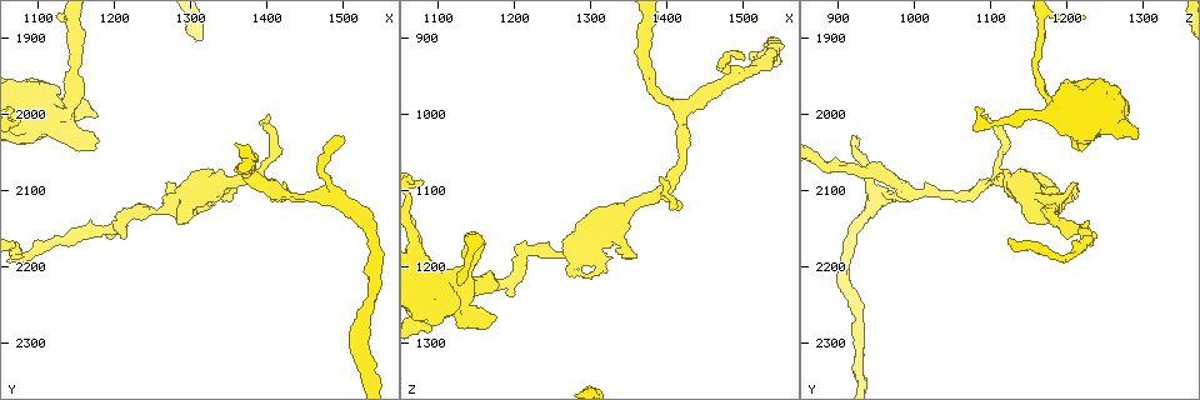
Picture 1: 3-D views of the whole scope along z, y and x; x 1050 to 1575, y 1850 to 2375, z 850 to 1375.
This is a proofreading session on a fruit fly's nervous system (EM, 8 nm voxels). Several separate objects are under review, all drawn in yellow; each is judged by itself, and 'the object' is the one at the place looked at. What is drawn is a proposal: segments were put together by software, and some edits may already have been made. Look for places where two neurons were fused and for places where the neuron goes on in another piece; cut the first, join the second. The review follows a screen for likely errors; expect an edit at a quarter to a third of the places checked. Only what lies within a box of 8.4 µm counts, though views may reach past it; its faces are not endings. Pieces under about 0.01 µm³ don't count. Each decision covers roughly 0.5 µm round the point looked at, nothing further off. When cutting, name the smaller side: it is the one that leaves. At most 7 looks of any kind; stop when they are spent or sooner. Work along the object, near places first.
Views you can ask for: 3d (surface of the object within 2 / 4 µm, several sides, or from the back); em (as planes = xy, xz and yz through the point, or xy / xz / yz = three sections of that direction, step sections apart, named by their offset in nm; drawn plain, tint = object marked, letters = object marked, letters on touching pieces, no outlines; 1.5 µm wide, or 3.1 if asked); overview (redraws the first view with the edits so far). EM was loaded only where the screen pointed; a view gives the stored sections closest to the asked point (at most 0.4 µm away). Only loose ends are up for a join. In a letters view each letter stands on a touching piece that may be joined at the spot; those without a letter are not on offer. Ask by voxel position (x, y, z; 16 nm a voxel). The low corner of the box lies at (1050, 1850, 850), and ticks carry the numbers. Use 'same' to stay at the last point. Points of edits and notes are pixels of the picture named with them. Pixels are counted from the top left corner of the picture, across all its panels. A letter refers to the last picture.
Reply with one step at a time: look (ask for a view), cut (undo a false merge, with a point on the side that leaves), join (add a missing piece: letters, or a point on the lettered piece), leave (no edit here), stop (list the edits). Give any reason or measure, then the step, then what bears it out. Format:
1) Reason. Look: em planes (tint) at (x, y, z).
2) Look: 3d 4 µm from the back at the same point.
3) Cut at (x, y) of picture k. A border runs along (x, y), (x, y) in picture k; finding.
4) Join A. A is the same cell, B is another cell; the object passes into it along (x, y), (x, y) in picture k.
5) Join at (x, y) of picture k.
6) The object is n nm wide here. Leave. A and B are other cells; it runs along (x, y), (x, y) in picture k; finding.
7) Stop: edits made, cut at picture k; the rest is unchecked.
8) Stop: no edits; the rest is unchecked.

Thin neck. Look: em planes (tint) at (1145, 1940, 1165).

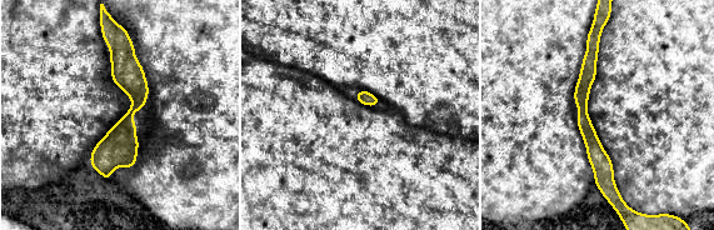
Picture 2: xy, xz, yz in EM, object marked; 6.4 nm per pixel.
See the neighbours. Look: em planes (letters) at the same point.

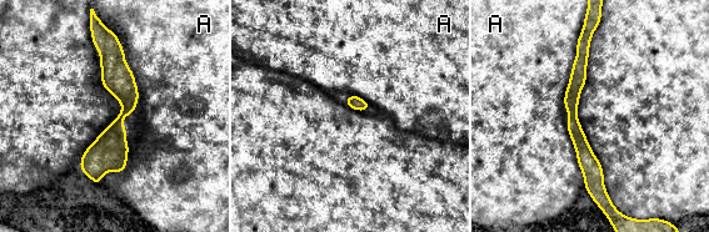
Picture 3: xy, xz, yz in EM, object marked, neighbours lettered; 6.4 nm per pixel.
The longest contact is with A, 500 nm. Leave. A is another cell; it runs along (587, 44), (573, 126), (597, 193) in picture 3; one neuron here.

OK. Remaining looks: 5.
Tapers out. Look: 3d 4 µm at (1355, 2115, 1185).

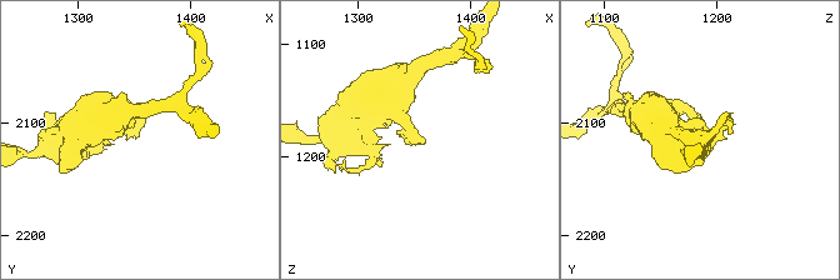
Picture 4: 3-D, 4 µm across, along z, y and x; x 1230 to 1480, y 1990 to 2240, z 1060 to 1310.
Look: em planes (letters) at (1354, 2110, 1188).

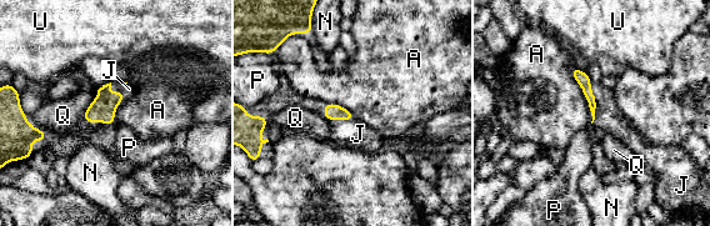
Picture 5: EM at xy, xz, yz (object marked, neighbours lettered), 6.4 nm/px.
Join J. J is the same cell, A, N, P, Q and U are other cells; the object passes into it along (580, 76), (595, 103), (609, 119) in picture 5; the neuron continues.

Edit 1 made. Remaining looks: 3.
Stop: edits made, join at picture 5; the rest is unchecked.

